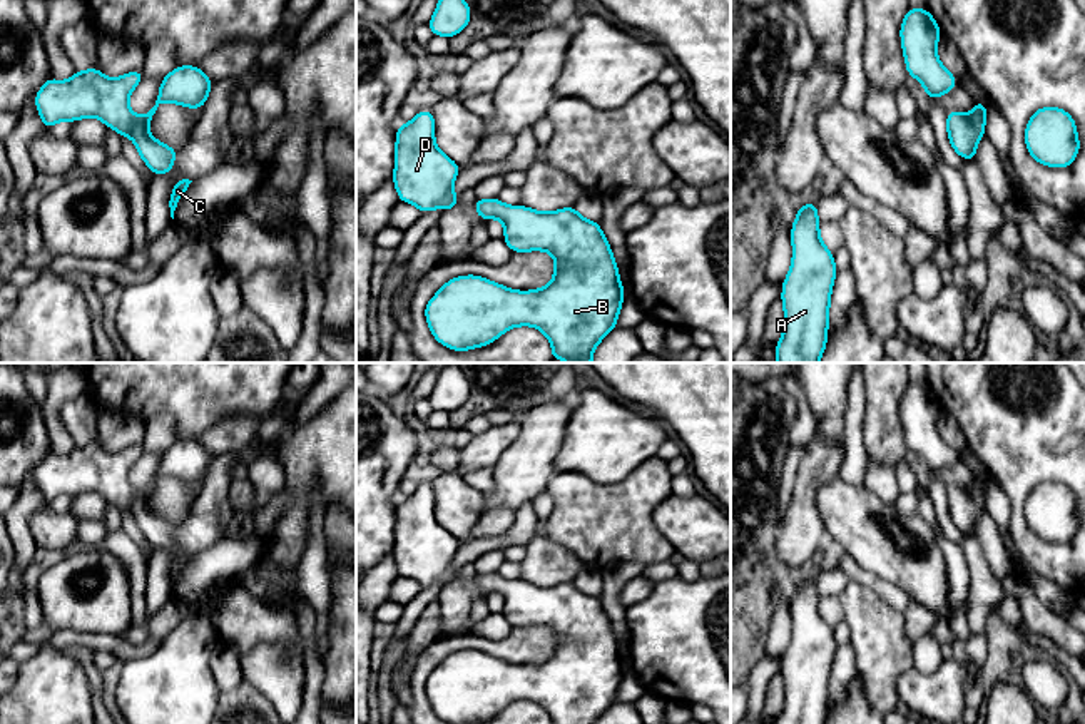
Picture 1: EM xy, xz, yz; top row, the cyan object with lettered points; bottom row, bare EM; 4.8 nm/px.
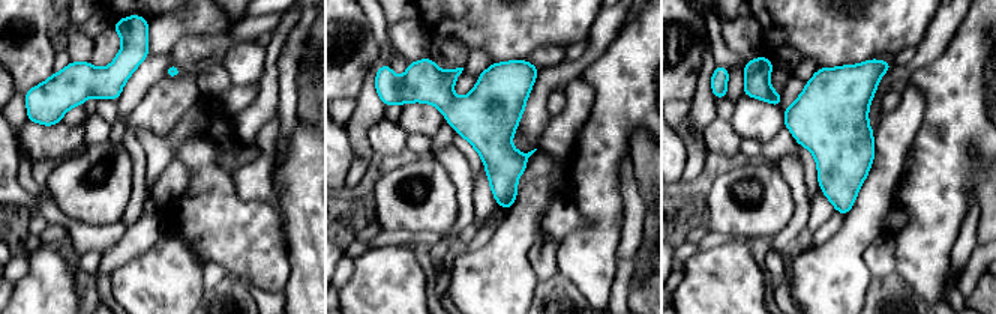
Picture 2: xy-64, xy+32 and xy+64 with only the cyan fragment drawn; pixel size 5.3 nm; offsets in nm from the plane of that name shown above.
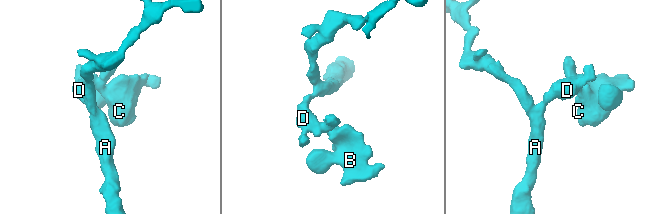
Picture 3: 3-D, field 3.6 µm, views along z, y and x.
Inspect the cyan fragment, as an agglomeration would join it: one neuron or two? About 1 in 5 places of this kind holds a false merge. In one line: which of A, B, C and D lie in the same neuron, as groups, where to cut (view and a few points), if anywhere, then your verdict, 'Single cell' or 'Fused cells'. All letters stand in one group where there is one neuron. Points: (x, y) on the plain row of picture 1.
Groups: A B C D. No split. Single cell

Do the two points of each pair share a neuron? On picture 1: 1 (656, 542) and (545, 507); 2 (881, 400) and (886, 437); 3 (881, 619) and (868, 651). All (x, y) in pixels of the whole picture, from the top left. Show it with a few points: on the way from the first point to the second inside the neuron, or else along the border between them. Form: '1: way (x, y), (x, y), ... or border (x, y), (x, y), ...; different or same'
1: border (545, 490), (552, 499), (552, 514), (547, 519); different
2: way (883, 408), (883, 428); same
3: way (876, 627), (876, 642); same

